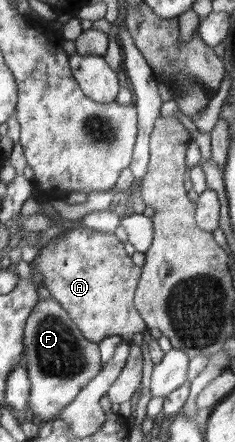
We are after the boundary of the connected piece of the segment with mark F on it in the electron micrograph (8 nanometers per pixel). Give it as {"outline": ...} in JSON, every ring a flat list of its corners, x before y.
{"outline":[[53,298,37,302,27,317,23,336,31,382,29,408,44,423,55,419,101,370,100,350,97,344,83,338,79,327]]}

